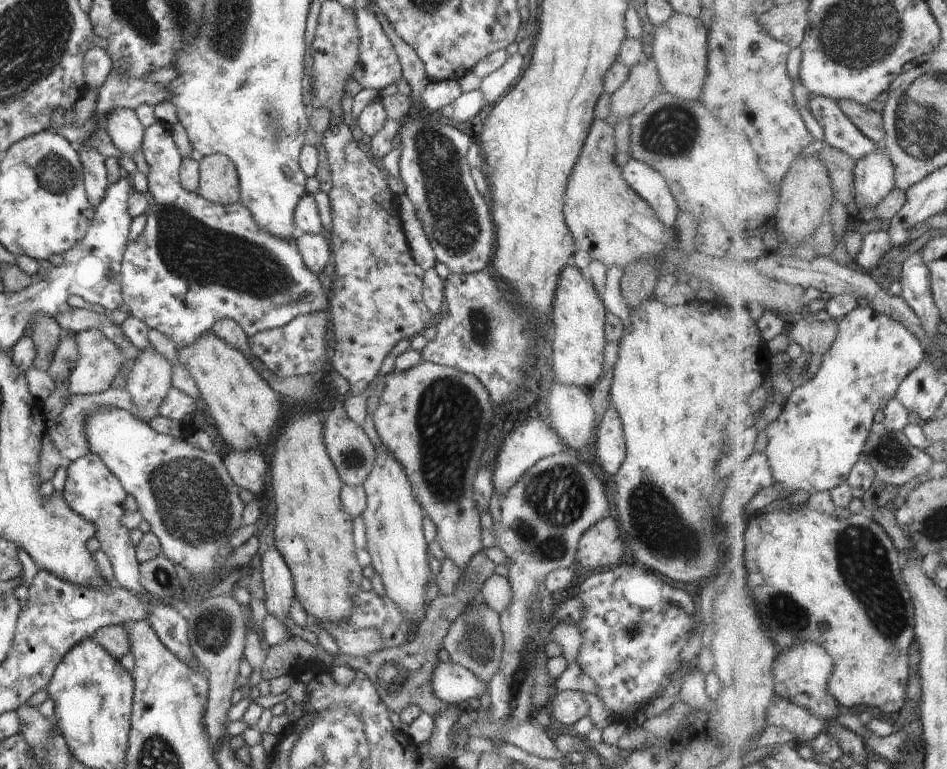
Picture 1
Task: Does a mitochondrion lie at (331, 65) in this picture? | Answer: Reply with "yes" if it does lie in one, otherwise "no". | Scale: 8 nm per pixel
yes

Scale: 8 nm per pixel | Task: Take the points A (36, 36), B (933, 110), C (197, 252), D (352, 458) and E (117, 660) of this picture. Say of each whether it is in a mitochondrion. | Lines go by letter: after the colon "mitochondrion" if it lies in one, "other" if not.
A: mitochondrion
B: mitochondrion
C: mitochondrion
D: mitochondrion
E: other

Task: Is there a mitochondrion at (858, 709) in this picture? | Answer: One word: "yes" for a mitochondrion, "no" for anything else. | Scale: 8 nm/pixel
no

